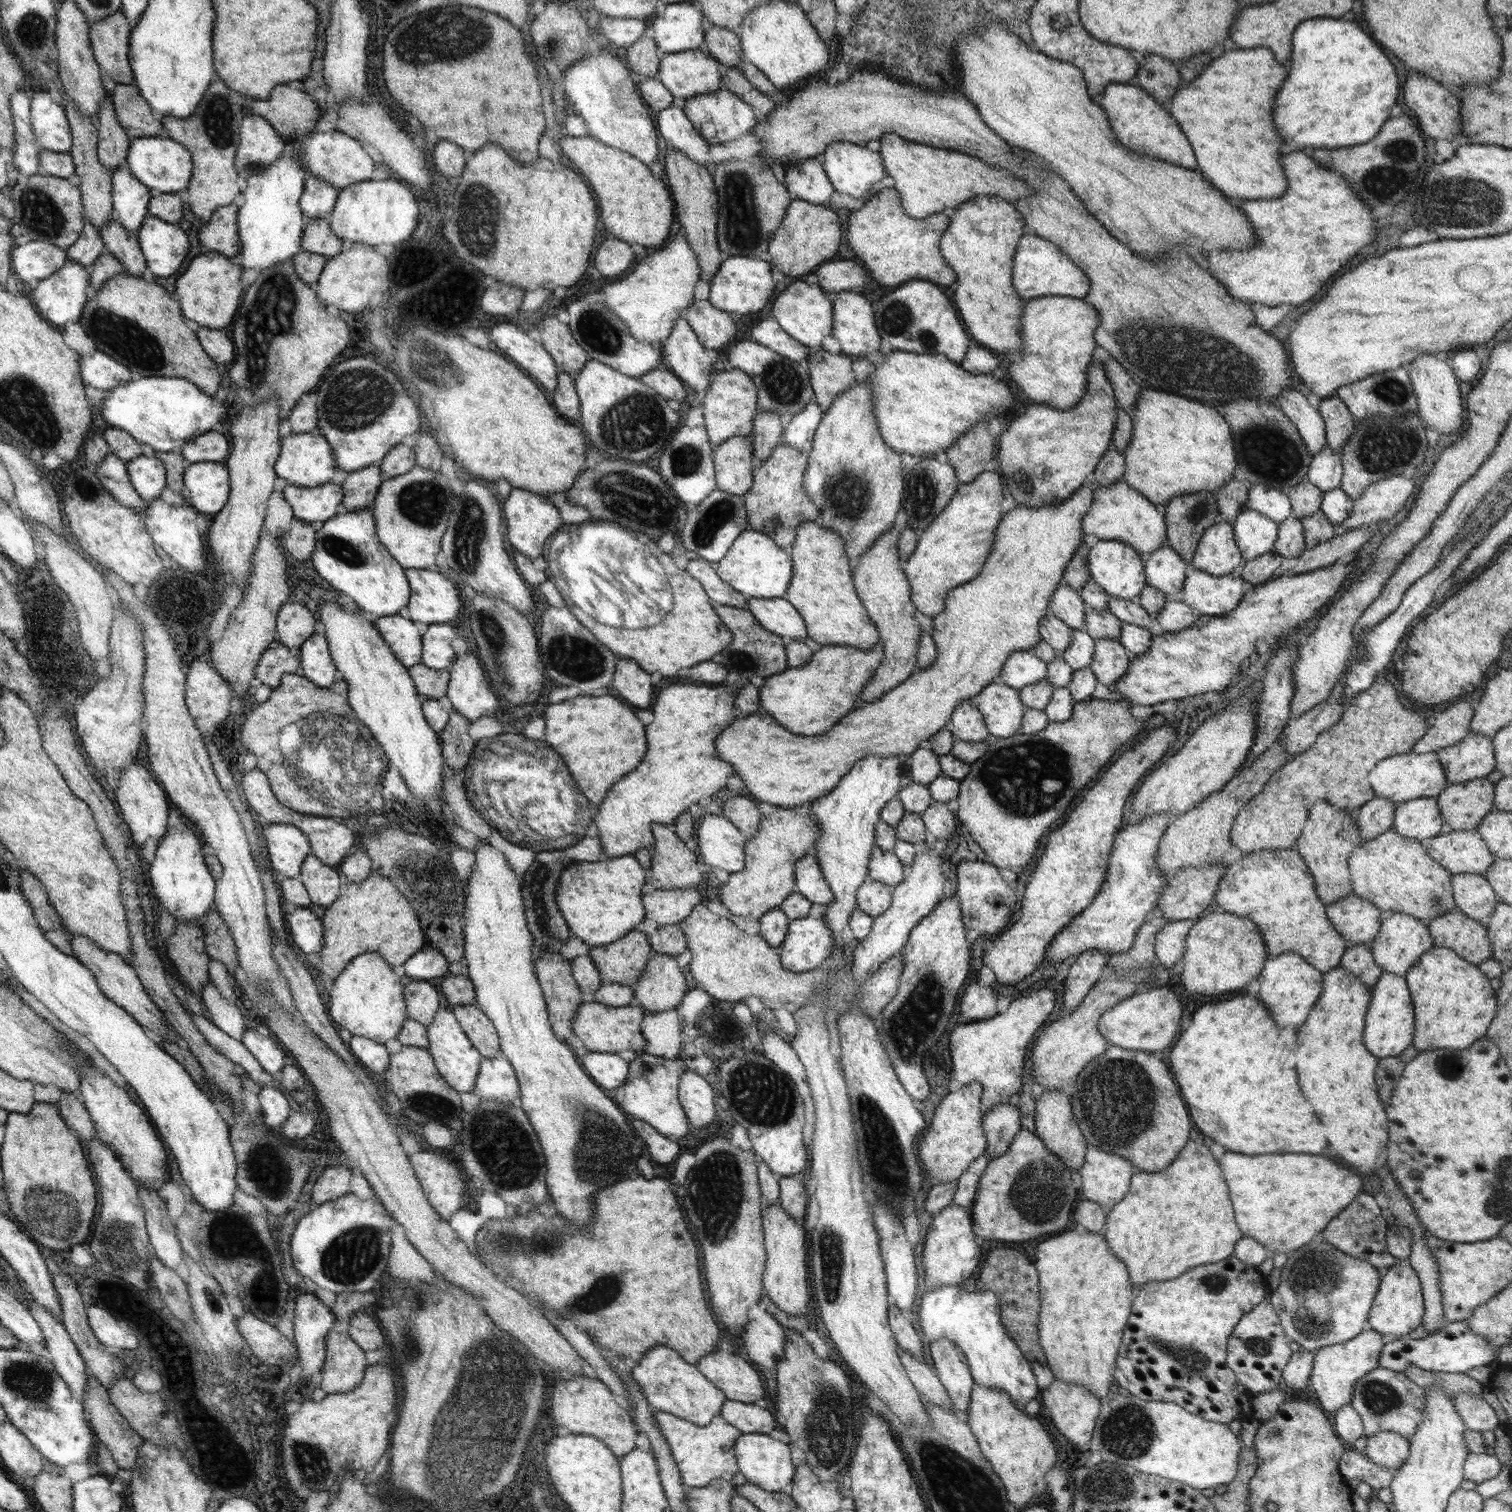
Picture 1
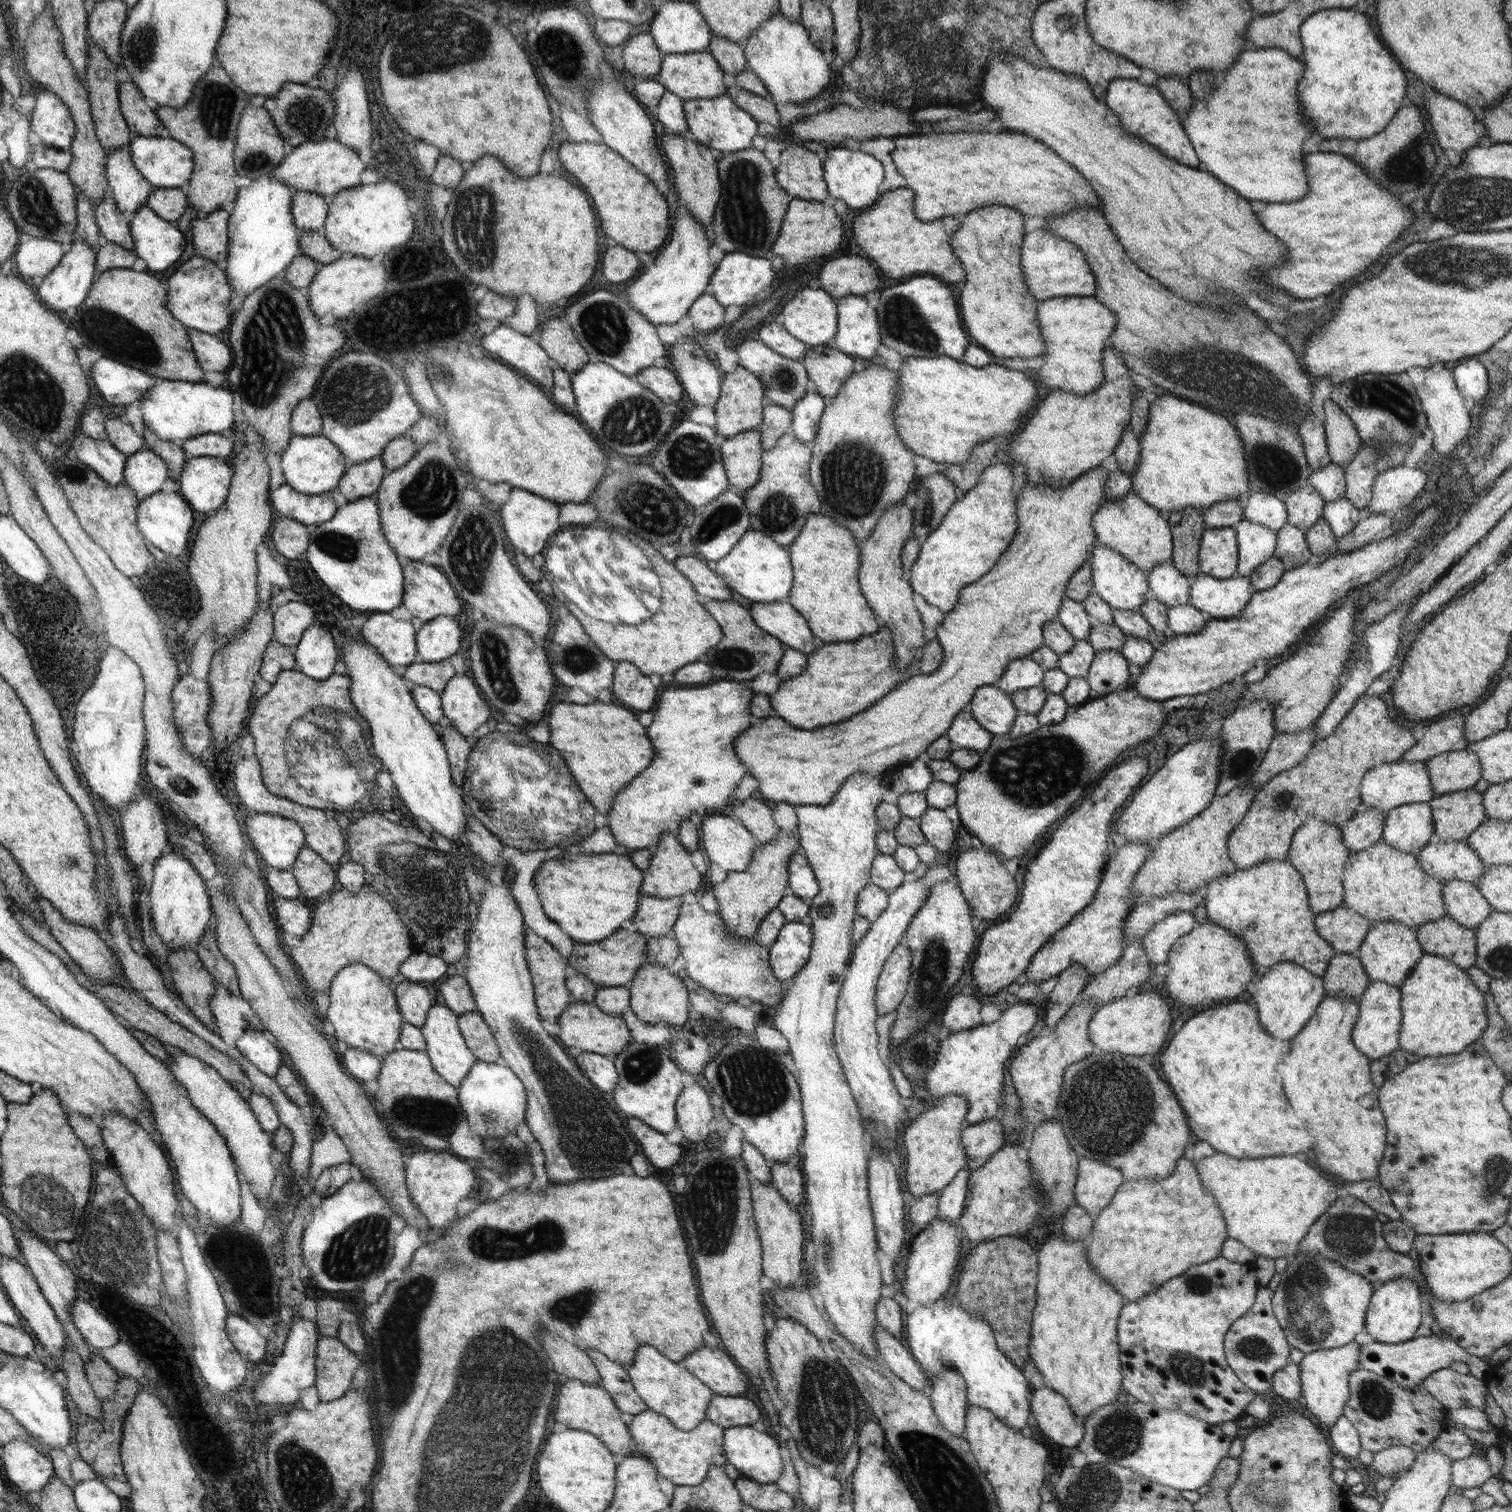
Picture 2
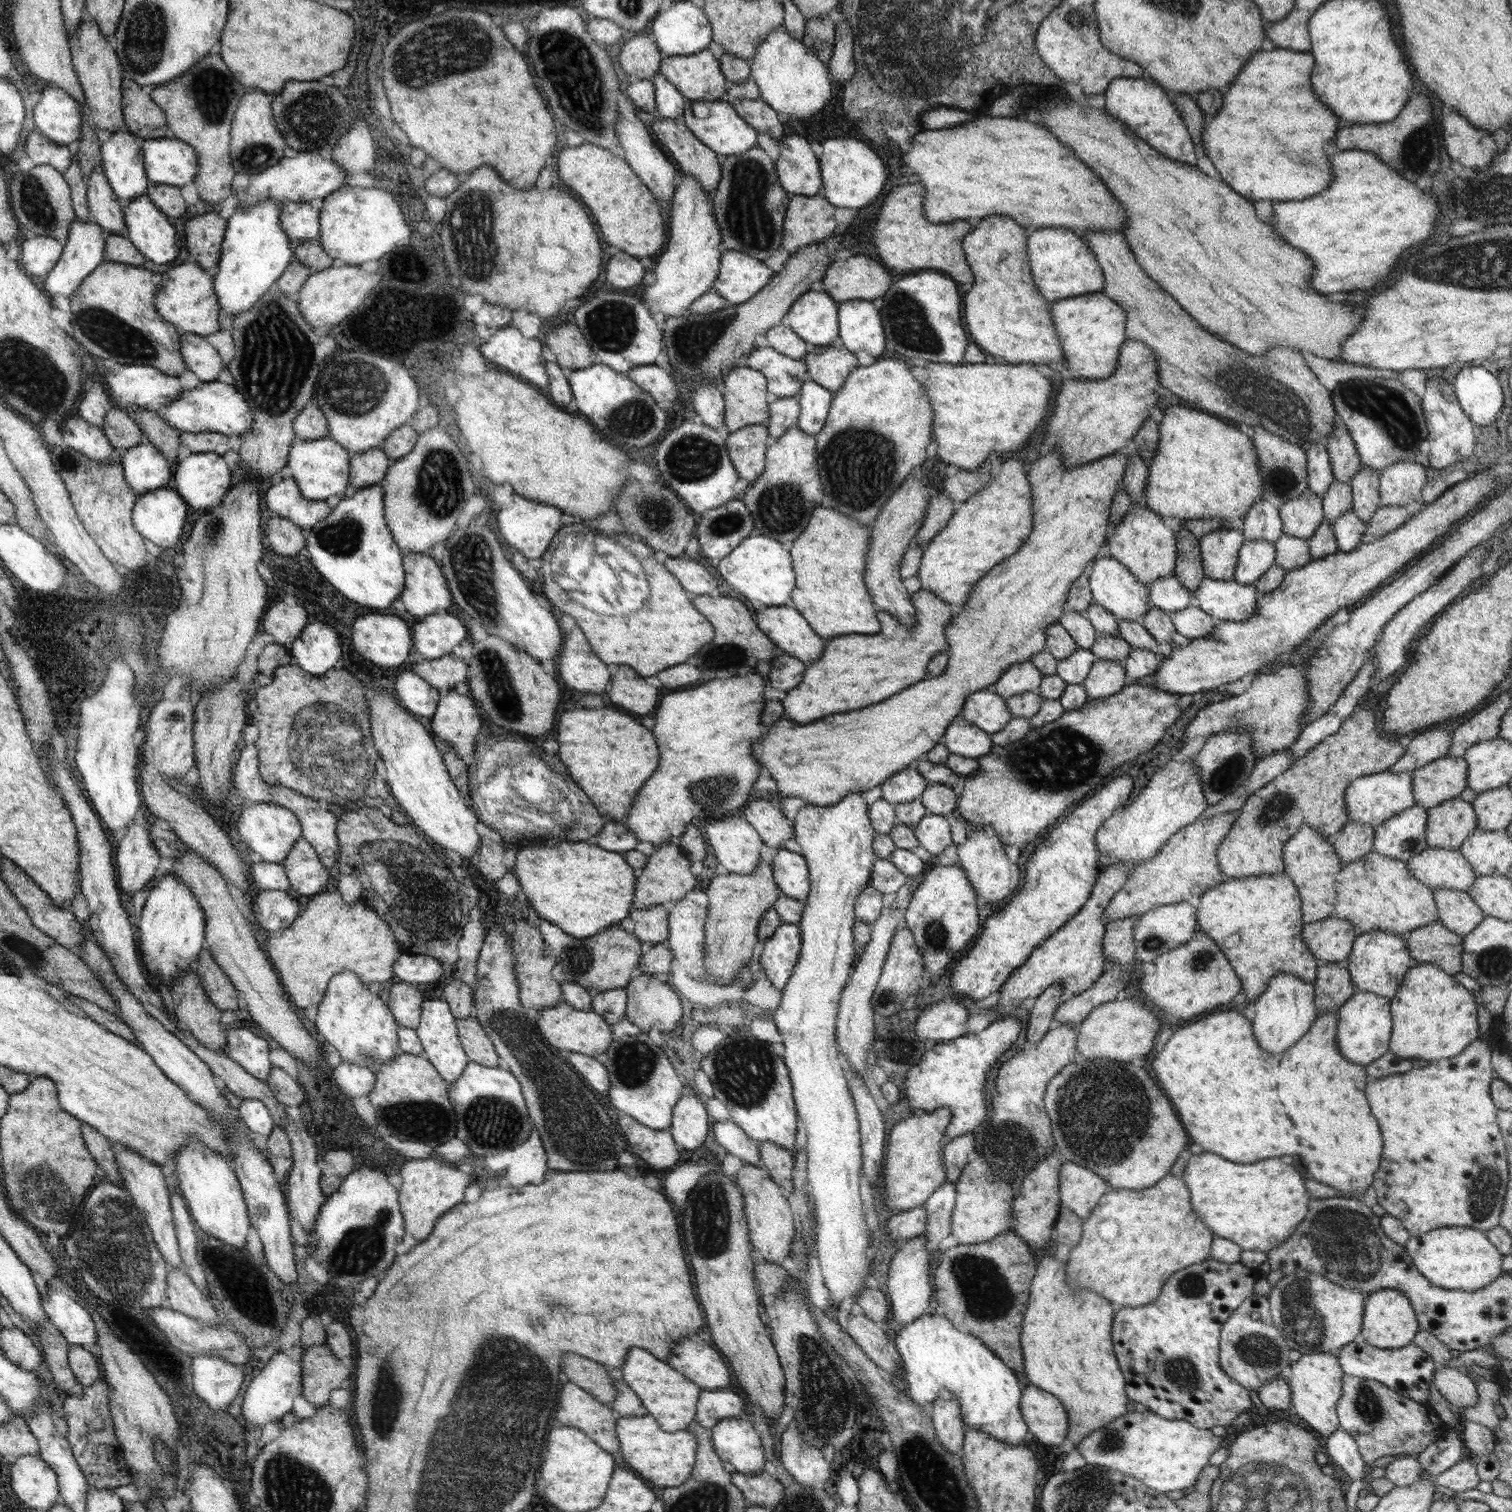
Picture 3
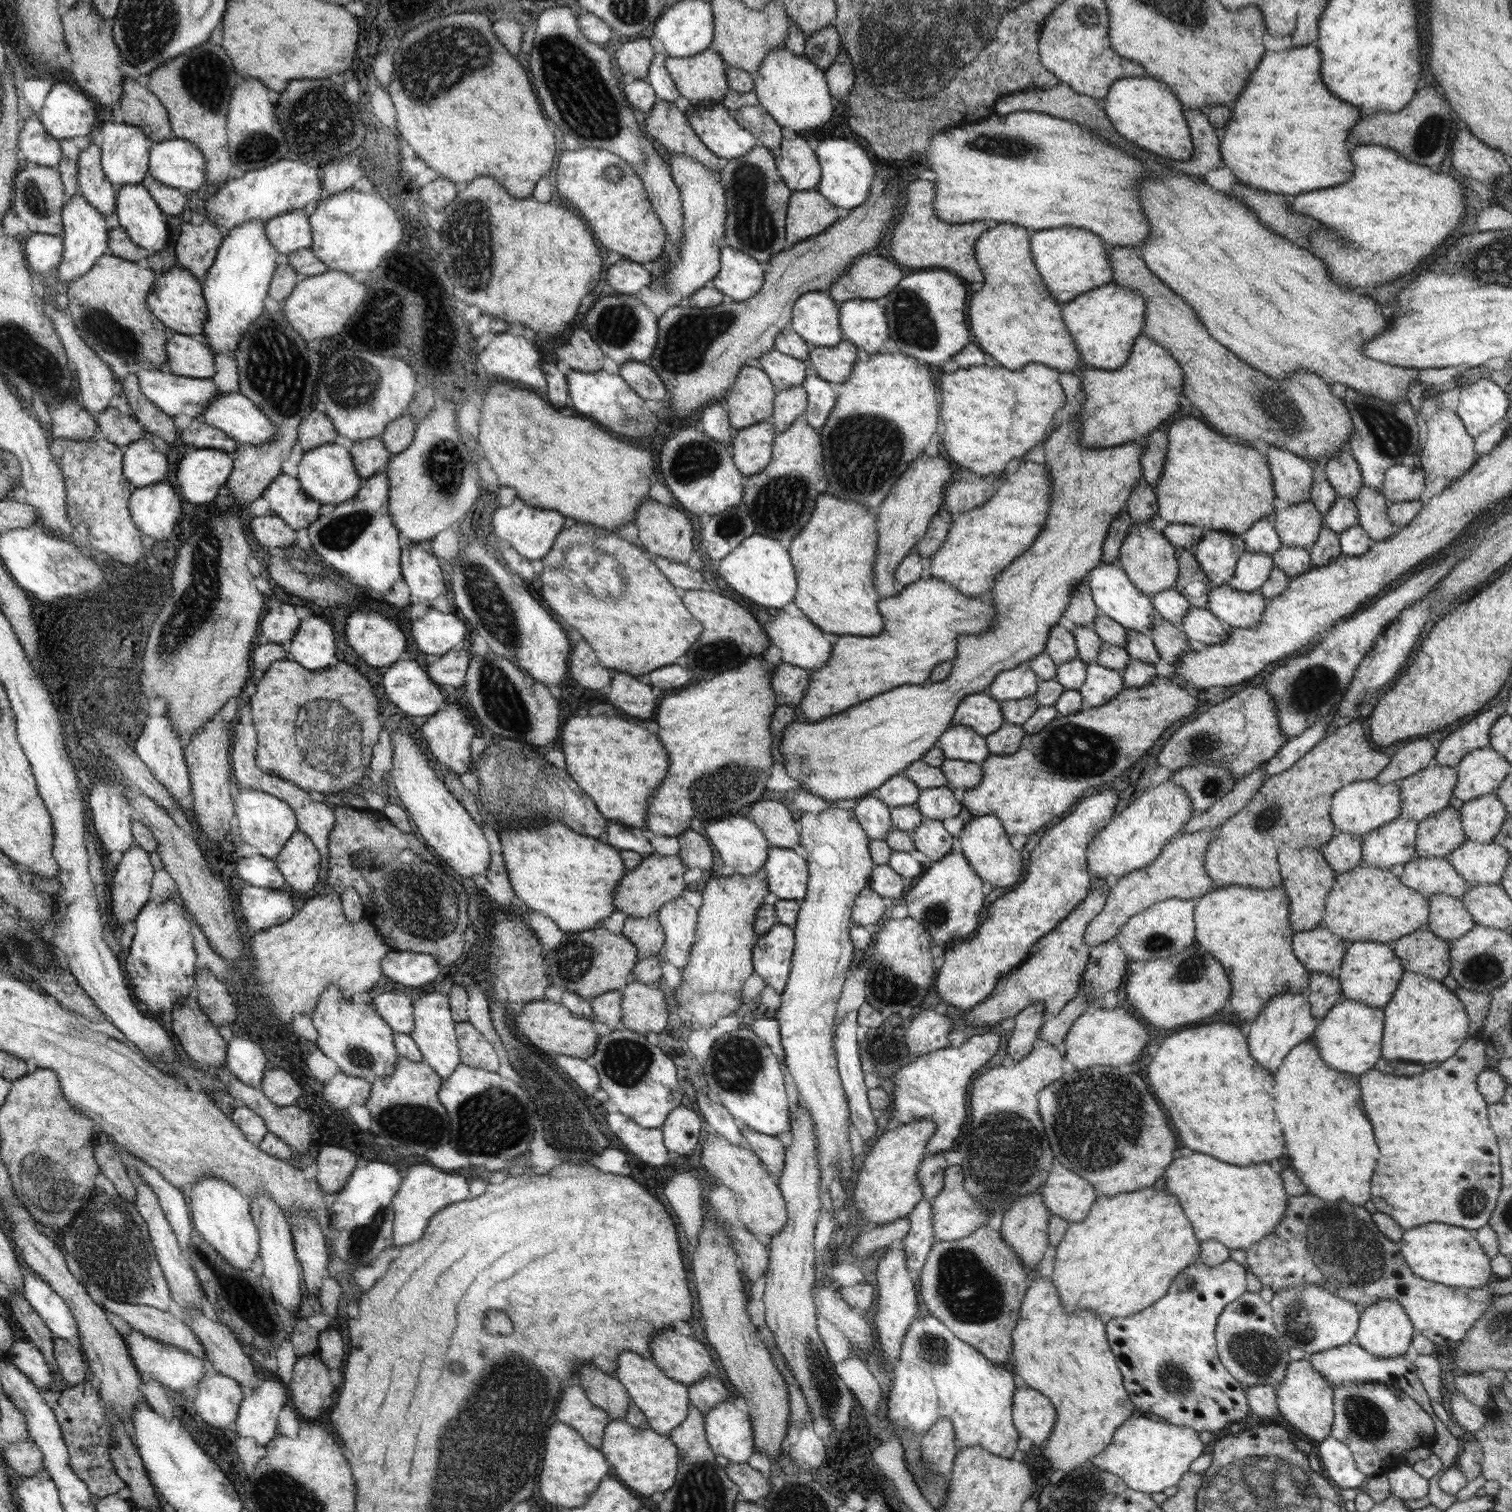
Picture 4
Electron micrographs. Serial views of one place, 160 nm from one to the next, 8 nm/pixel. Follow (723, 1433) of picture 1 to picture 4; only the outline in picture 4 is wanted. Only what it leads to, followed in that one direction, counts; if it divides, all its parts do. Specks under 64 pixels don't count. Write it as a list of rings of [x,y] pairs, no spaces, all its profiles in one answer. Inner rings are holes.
[[[616,1419],[607,1425],[603,1438],[604,1444],[599,1450],[614,1468],[616,1479],[634,1493],[659,1498],[675,1486],[676,1474],[679,1473],[679,1448],[670,1437],[660,1435],[650,1428],[636,1429],[636,1426]]]

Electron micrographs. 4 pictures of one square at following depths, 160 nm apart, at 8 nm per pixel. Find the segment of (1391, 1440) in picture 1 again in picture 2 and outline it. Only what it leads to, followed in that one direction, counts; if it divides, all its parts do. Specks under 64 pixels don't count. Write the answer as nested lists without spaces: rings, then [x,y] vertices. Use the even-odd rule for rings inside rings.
[[[1392,1446],[1374,1452],[1374,1461],[1369,1471],[1379,1473],[1382,1477],[1398,1478],[1400,1474],[1410,1470],[1414,1465],[1417,1453],[1404,1446]]]

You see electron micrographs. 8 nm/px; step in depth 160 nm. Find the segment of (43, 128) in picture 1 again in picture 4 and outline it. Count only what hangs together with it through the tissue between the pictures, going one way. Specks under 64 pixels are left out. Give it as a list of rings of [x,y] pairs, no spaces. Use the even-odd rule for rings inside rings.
[[[68,82],[54,83],[40,108],[39,119],[57,139],[86,136],[96,120],[96,104]]]

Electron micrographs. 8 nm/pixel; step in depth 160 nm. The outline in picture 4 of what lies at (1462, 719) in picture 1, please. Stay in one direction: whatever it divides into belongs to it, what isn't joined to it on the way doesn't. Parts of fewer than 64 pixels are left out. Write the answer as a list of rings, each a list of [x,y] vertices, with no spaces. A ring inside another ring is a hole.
[[[1426,737],[1416,738],[1391,757],[1390,762],[1375,778],[1378,784],[1388,784],[1416,774],[1435,764],[1436,748]]]

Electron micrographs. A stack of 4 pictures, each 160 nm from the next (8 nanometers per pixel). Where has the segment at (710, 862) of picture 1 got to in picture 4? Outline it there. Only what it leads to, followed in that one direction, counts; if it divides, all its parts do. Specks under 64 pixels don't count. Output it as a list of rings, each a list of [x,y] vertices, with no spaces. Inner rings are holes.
[[[740,815],[725,818],[721,821],[709,822],[705,826],[706,838],[720,853],[725,865],[732,866],[735,872],[742,876],[752,876],[758,873],[767,862],[771,843],[763,830],[754,821]]]

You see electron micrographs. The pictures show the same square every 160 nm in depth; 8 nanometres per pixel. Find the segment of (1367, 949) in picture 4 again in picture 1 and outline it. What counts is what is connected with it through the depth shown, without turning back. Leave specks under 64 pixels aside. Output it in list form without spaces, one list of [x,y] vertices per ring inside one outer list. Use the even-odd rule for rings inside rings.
[[[1388,913],[1382,918],[1380,932],[1372,941],[1372,959],[1382,970],[1404,976],[1418,961],[1420,956],[1434,947],[1430,937],[1428,922],[1418,920],[1413,916],[1402,913]]]

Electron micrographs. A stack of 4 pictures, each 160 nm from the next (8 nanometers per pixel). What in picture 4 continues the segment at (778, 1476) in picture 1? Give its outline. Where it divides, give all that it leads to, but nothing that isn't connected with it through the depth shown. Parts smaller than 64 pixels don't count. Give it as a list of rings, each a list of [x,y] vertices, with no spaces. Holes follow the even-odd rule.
[[[728,1398],[724,1402],[717,1404],[704,1416],[706,1422],[704,1426],[706,1427],[707,1442],[710,1444],[712,1451],[717,1455],[720,1454],[728,1458],[732,1463],[747,1463],[748,1458],[752,1456],[754,1452],[754,1438],[752,1438],[752,1425],[750,1418],[746,1412],[738,1410],[734,1404],[732,1404],[732,1399]]]

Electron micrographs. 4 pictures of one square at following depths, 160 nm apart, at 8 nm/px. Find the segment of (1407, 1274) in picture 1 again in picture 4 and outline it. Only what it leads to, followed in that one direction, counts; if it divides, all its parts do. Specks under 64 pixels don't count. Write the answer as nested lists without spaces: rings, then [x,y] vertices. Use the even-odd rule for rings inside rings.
[[[1380,1300],[1362,1309],[1354,1341],[1378,1358],[1394,1358],[1402,1356],[1410,1348],[1414,1332],[1416,1330],[1400,1302]]]

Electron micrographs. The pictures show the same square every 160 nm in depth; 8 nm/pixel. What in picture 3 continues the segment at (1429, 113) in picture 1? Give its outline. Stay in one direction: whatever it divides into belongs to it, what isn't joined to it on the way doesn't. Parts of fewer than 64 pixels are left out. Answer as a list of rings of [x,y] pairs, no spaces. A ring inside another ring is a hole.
[[[1450,108],[1442,112],[1441,120],[1444,126],[1443,146],[1451,160],[1472,170],[1486,170],[1492,164],[1492,156],[1498,154],[1498,146],[1488,134],[1480,132],[1480,128],[1472,126]]]

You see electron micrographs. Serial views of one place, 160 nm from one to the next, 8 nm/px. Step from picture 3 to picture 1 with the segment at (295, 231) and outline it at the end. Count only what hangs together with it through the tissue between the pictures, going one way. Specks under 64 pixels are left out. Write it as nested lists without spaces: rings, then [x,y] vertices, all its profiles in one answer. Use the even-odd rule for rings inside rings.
[[[308,174],[306,188],[300,197],[299,205],[303,209],[303,215],[307,220],[312,218],[327,218],[334,212],[338,200],[339,189],[317,176]]]

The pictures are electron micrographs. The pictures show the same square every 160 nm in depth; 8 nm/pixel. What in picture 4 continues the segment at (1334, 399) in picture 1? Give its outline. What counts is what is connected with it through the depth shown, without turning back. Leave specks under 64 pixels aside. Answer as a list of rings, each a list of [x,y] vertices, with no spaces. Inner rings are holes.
[[[1345,447],[1344,451],[1328,458],[1326,463],[1326,479],[1336,491],[1337,496],[1355,500],[1363,486],[1363,480],[1359,465],[1352,457],[1350,450]]]

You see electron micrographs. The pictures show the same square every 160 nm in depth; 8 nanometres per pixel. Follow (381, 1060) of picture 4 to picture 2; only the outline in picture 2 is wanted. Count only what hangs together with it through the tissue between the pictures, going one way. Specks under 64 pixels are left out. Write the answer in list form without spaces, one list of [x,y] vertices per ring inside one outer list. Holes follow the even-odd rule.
[[[354,963],[339,971],[330,986],[330,1005],[323,1018],[334,1025],[334,1041],[345,1042],[350,1048],[357,1048],[360,1052],[373,1054],[383,1058],[388,1053],[396,1051],[396,1042],[402,1036],[402,1026],[406,1023],[400,1014],[399,1004],[396,1003],[395,992],[384,982],[376,971],[366,965]]]

